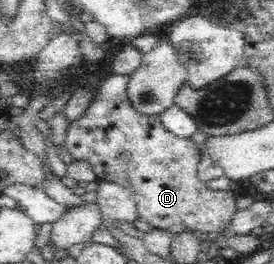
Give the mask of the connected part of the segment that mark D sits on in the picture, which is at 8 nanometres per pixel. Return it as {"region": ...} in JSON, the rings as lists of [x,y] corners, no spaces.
{"region":[[[108,75],[96,95],[94,95],[84,115],[68,125],[64,145],[73,161],[86,159],[90,162],[97,180],[112,181],[131,193],[135,200],[137,219],[150,223],[154,228],[164,228],[172,234],[182,230],[221,232],[230,223],[236,207],[235,193],[232,190],[212,191],[197,176],[197,165],[202,153],[188,138],[177,137],[162,126],[156,115],[140,114],[128,100],[128,75]]]}

